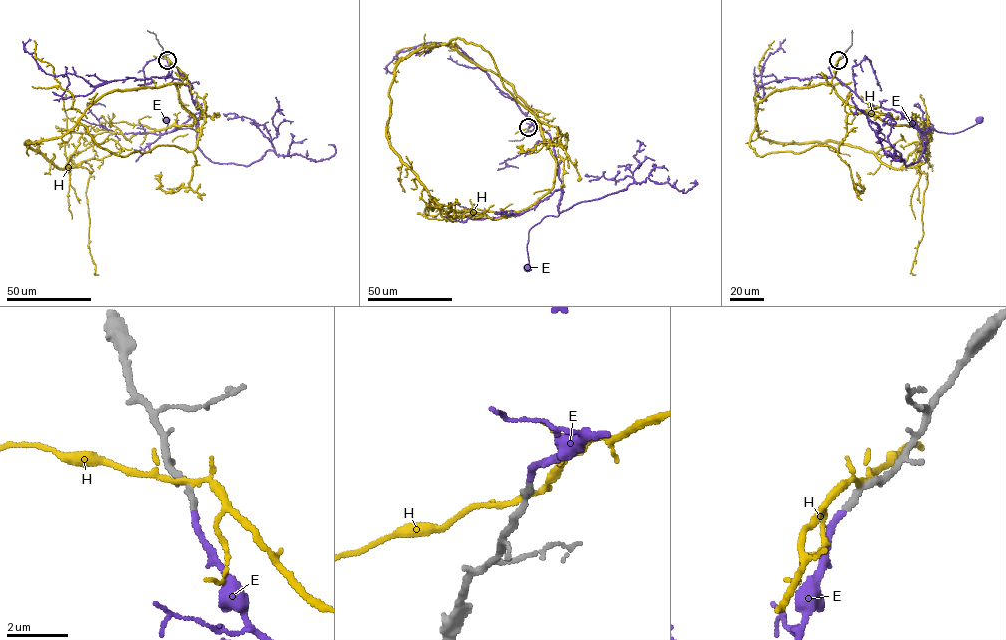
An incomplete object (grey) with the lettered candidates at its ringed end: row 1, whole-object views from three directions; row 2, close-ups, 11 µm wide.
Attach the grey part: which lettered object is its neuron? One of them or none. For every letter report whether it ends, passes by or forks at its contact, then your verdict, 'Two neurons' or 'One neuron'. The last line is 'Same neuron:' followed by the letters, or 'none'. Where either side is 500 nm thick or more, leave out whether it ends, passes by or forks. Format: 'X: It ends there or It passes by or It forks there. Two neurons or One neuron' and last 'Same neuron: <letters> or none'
E: It ends there. One neuron
H: It forks there. Two neurons
Same neuron: E

